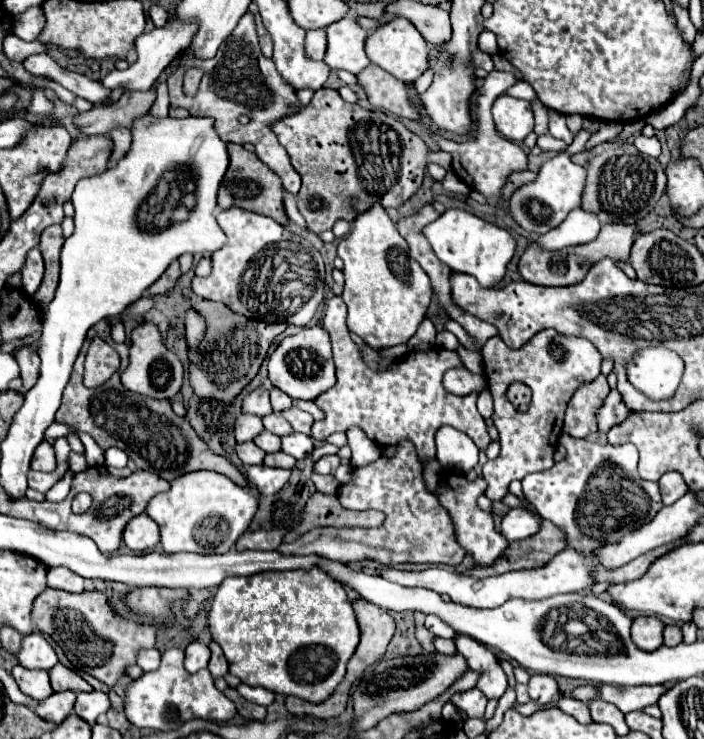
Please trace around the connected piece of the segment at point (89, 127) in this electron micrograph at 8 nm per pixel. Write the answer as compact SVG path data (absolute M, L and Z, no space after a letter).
M124 91L114 105L96 105L88 113L78 113L74 117L74 127L86 135L108 135L116 125L130 127L134 117L146 115L156 99L156 91Z

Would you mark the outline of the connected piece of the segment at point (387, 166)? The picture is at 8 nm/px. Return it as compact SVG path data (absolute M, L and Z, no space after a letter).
M318 89L310 105L274 125L278 141L286 147L292 167L302 177L298 209L308 229L322 233L338 219L352 223L356 215L380 203L384 209L400 207L422 185L429 163L452 169L452 158L444 151L430 153L424 141L382 111L362 109L346 103L336 89Z

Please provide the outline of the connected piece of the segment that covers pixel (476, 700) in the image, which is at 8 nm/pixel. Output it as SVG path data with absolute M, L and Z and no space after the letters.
M472 689L470 693L456 693L456 695L452 697L452 703L454 703L460 711L464 711L468 717L478 717L478 719L482 719L488 699L484 697L482 691Z

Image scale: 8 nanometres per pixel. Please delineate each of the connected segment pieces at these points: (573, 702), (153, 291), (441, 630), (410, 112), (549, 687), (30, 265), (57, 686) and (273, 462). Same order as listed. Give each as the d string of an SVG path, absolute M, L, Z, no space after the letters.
M560 697L558 699L558 703L556 703L556 707L562 711L562 713L566 713L566 715L570 715L570 717L574 717L578 723L590 723L592 719L590 719L590 711L588 711L588 705L586 703L582 703L582 701L578 701L578 699L574 699L574 697Z
M174 261L174 265L170 265L170 269L166 269L166 273L160 277L160 281L156 281L148 289L150 295L166 295L166 293L170 293L176 287L176 283L178 283L180 277L182 277L180 265L178 265L178 261Z
M426 615L426 627L428 627L434 635L438 635L438 637L454 639L454 629L452 629L448 623L438 621L438 617L436 617L436 615Z
M368 65L358 75L358 85L366 91L370 105L392 111L398 117L420 121L416 107L408 99L408 85L386 73L378 65Z
M534 673L528 681L528 695L532 701L548 705L552 699L556 699L560 695L556 679L550 675L538 675Z
M34 247L28 251L26 263L22 267L22 289L24 289L24 293L34 293L42 283L42 275L44 275L42 253L38 247Z
M56 663L52 669L50 669L50 685L54 691L92 691L92 687L80 677L76 675L74 671L70 671L68 667L64 667L62 663Z
M278 451L278 453L270 453L270 455L266 455L266 457L264 457L264 463L266 463L266 465L270 465L270 467L284 467L284 469L292 469L292 467L294 467L294 463L296 463L296 459L294 459L294 457L290 457L290 455L286 455L284 451Z

